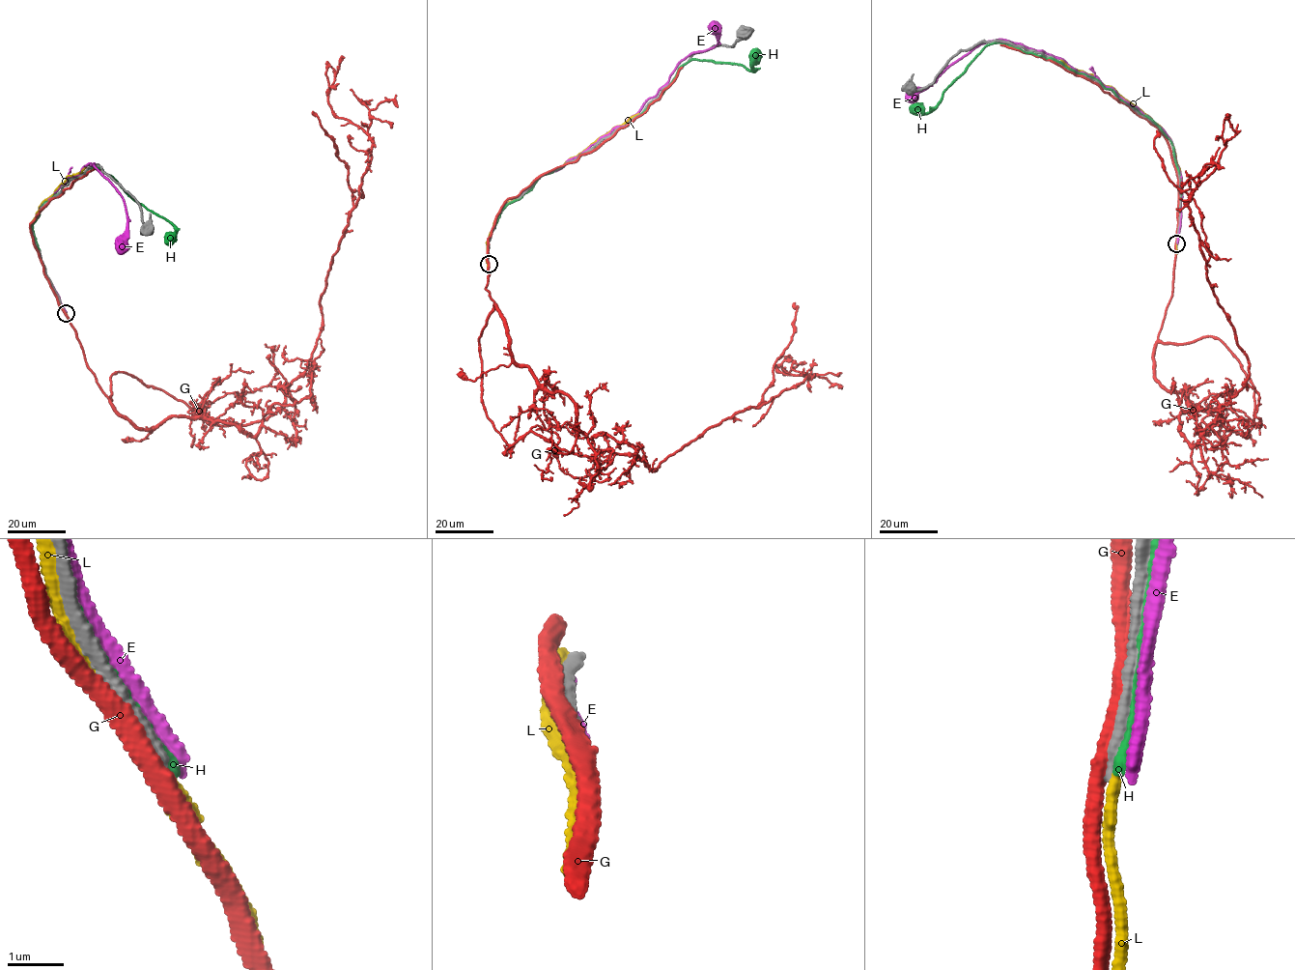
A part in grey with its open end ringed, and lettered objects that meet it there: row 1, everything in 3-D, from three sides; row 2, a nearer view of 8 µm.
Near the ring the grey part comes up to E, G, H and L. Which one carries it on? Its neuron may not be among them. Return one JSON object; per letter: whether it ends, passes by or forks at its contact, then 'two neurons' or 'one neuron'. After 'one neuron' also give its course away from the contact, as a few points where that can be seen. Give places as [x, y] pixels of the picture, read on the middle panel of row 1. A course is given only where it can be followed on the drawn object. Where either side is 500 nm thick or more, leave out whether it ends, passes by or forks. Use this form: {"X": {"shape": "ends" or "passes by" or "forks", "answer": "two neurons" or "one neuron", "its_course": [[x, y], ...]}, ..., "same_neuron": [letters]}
{"E": {"shape": "ends", "answer": "two neurons"}, "G": {"shape": "passes by", "answer": "two neurons"}, "H": {"shape": "passes by", "answer": "two neurons"}, "L": {"shape": "passes by", "answer": "two neurons"}, "same_neuron": []}

